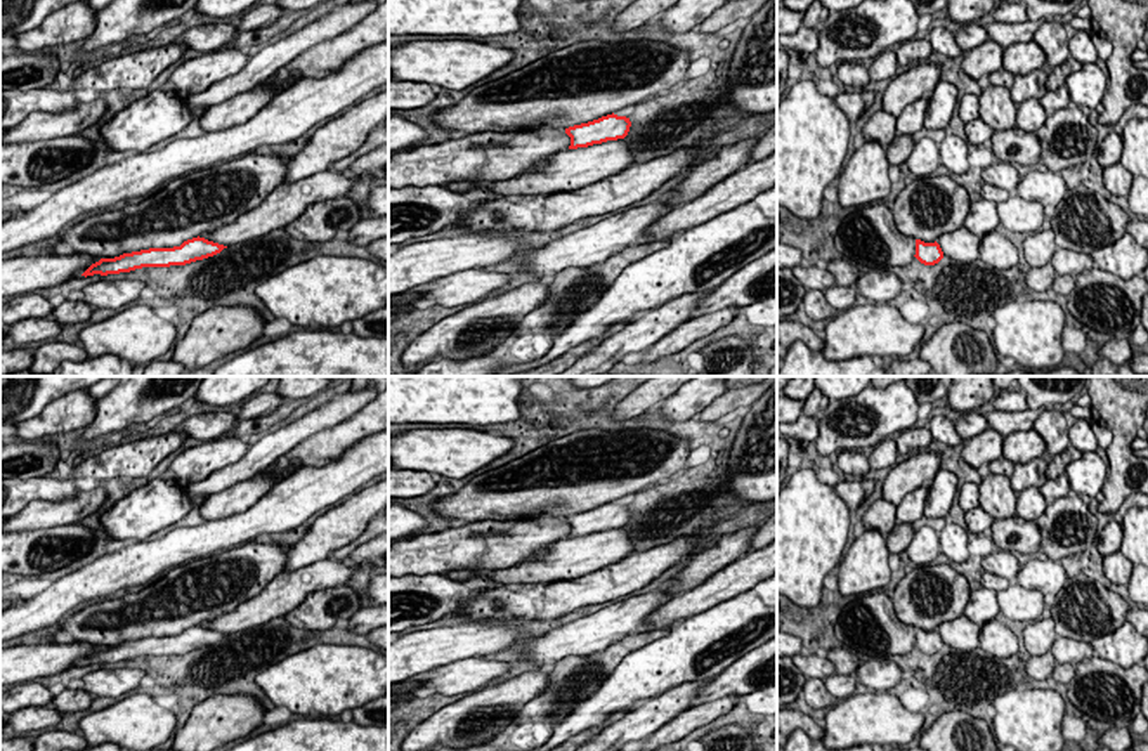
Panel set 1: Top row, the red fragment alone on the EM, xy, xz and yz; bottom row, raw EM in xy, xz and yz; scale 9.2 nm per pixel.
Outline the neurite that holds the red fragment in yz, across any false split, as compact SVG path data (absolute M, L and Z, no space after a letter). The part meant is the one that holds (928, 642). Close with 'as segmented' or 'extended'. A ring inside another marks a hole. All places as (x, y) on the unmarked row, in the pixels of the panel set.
M916 628L916 643L914 645L924 654L935 654L943 647L943 640L936 630L924 631L921 628Z; as segmented

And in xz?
M607 503L598 508L565 517L571 526L569 538L588 536L607 529L624 527L631 510L626 505Z; as segmented

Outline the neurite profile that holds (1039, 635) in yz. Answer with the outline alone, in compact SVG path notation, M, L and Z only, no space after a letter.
M1040 617L1028 623L1023 630L1023 643L1030 656L1044 656L1046 652L1051 652L1056 637L1058 633L1053 619Z

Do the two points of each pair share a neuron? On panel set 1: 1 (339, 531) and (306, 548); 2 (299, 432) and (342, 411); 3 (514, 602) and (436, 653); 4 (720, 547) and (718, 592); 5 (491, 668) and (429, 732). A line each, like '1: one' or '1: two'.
1: one
2: one
3: two
4: two
5: two

